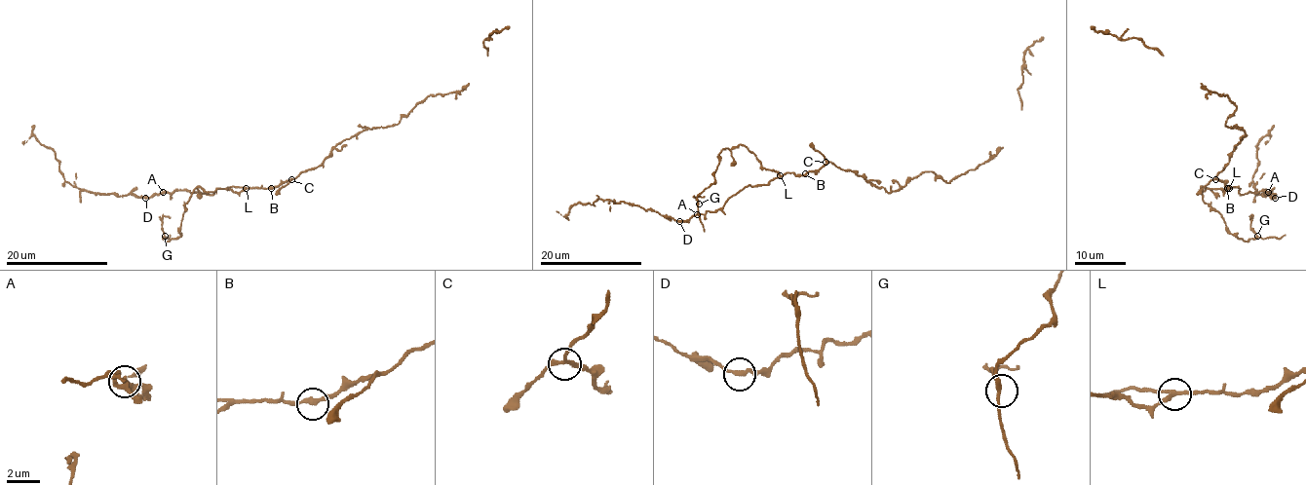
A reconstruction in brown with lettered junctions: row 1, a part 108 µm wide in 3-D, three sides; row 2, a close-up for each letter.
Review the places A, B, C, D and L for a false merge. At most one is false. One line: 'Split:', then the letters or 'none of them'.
Split: L

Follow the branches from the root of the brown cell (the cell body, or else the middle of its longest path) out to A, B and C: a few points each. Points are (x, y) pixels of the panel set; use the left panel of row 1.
A: (304, 172), (270, 188), (233, 186), (217, 188), (211, 195), (187, 190), (163, 192)
B: (304, 172), (271, 188)
C: (304, 172), (291, 179)

